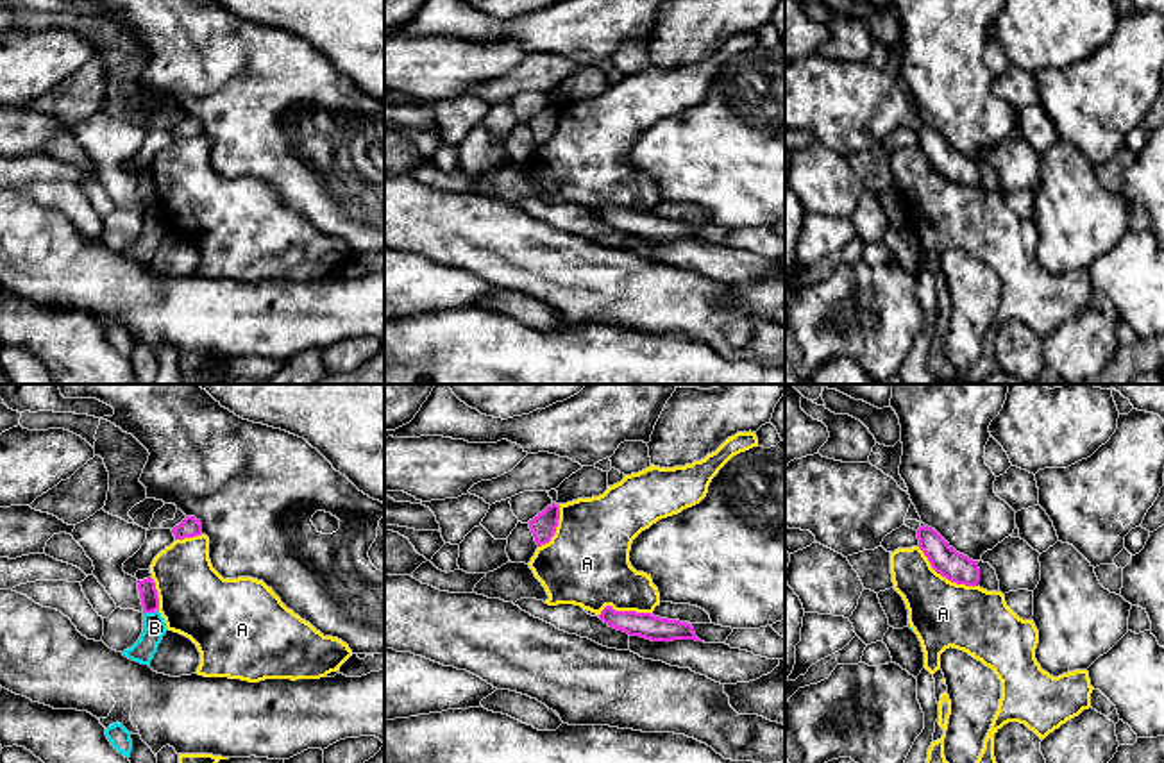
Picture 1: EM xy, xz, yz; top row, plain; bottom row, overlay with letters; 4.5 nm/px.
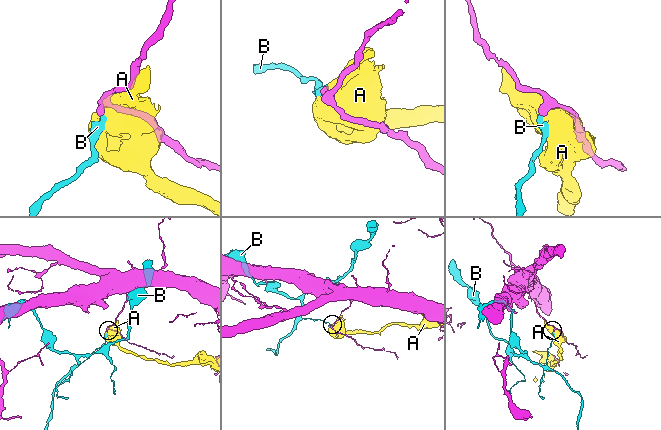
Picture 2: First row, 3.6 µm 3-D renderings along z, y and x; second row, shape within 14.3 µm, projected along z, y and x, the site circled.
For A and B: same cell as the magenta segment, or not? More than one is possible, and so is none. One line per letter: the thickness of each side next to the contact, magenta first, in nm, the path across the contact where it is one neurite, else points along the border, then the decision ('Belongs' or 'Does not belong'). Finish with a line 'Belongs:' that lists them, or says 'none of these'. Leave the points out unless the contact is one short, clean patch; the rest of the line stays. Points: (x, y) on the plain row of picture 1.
A: Thickness 140 nm (magenta) against 300 nm. Does not belong
B: Thickness 80 nm (magenta) against 110 nm. Boundary: xy (156, 209), (145, 213). Does not belong
Belongs: none of these

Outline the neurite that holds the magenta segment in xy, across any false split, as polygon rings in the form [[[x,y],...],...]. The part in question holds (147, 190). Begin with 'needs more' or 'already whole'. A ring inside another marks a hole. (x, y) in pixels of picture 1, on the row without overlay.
already whole; [[[152,177],[138,180],[138,191],[145,213],[154,213],[159,209],[159,197]]]

